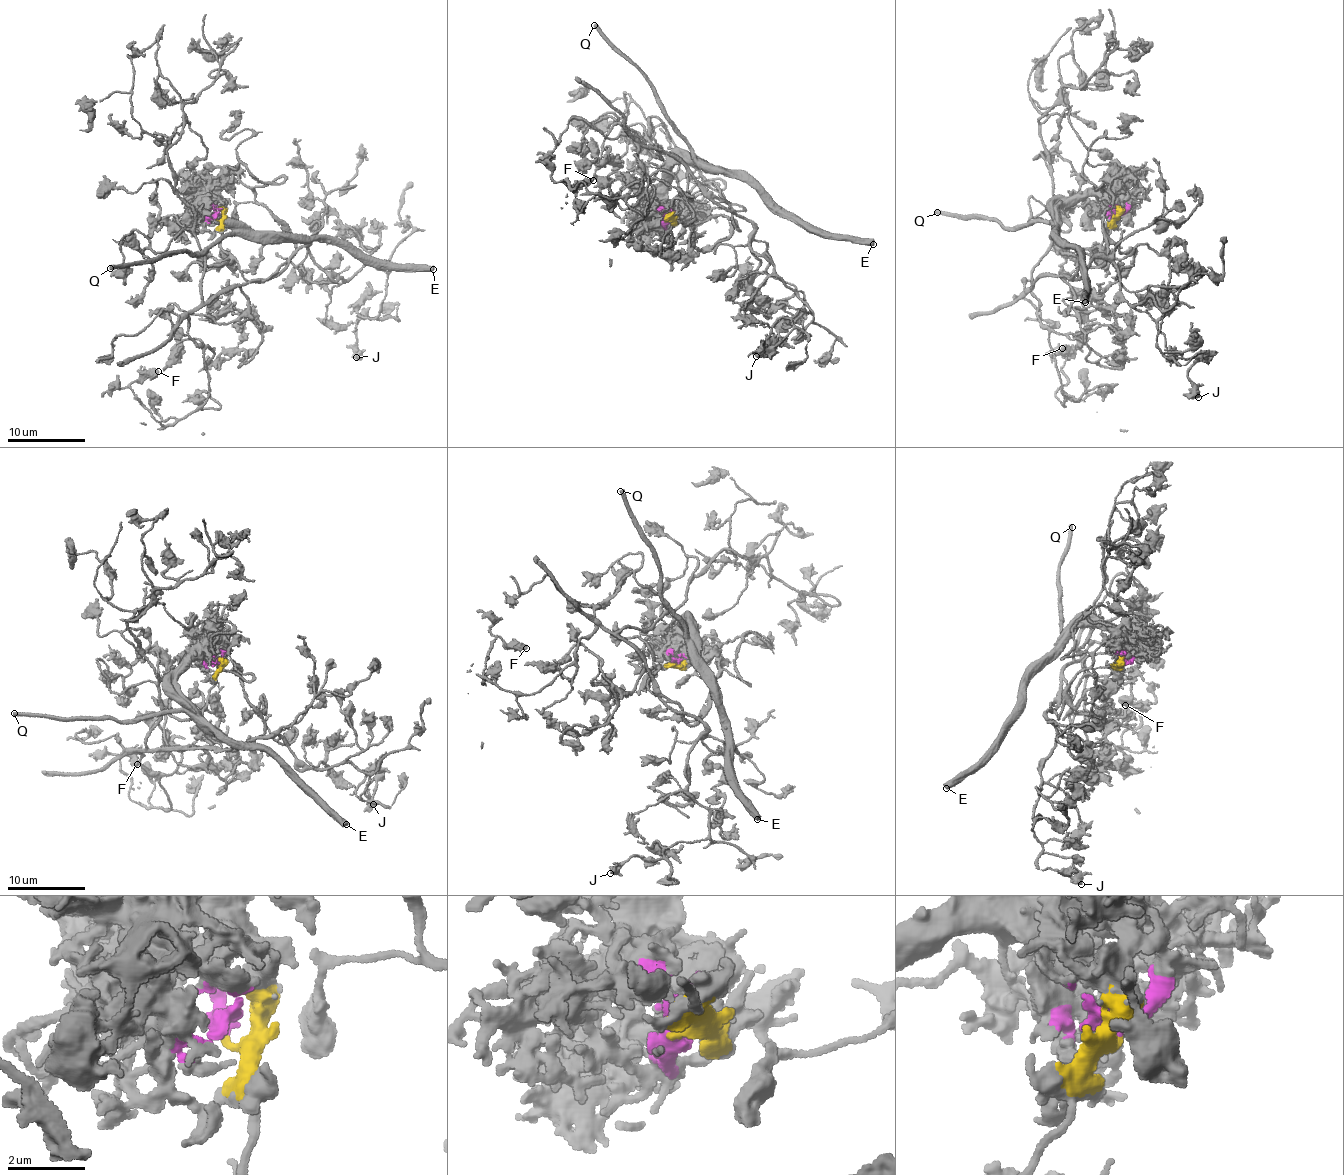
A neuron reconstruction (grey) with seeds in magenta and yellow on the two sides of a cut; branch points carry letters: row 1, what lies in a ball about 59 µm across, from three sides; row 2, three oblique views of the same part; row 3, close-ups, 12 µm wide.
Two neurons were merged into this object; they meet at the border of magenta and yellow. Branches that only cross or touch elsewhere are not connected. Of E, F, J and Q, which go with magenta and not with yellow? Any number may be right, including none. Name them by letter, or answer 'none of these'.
E, Q

